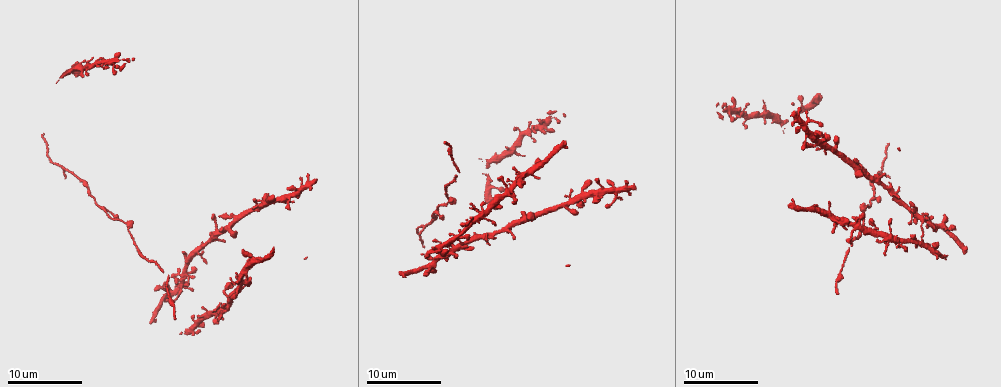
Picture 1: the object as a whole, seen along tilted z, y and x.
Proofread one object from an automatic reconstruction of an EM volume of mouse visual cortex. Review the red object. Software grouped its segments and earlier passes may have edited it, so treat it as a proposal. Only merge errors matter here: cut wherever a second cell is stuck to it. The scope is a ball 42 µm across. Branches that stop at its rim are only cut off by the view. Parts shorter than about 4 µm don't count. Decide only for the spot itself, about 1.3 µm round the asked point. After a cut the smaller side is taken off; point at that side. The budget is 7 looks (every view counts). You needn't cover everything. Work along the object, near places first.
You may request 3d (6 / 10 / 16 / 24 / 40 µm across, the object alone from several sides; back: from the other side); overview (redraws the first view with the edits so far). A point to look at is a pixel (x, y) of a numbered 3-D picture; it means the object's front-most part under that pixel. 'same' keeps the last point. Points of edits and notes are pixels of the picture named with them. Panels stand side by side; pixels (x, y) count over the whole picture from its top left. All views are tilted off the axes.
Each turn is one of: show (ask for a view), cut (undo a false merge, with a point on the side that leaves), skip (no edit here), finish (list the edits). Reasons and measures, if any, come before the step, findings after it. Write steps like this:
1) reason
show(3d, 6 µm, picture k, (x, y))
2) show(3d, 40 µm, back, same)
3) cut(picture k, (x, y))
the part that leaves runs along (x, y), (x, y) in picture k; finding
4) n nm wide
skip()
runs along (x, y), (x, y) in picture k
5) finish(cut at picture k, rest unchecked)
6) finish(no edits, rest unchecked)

three arms meet
show(3d, 16 µm, picture 1, (567, 208))

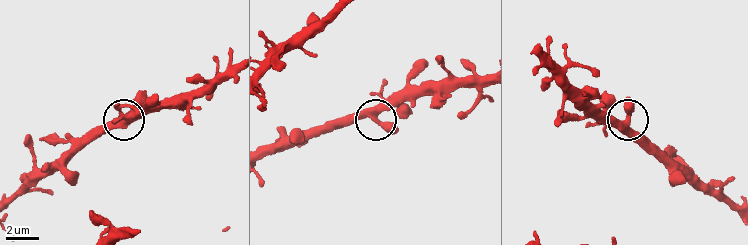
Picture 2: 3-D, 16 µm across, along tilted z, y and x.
skip()
continuous, no second cell

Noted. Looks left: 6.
side arm on a straight run
show(3d, 10 µm, picture 1, (475, 237))

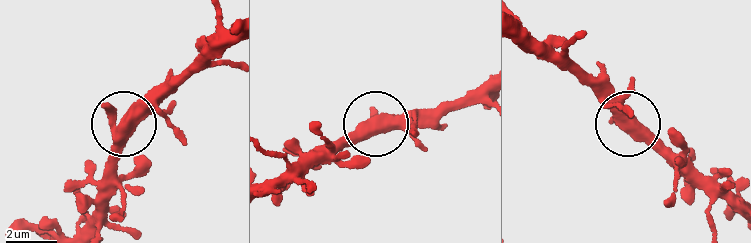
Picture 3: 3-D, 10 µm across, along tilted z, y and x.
show(3d, 6 µm, picture 3, (628, 121))

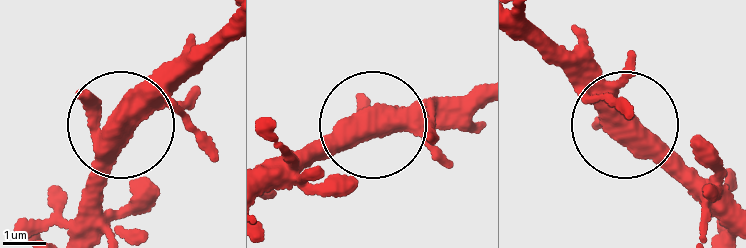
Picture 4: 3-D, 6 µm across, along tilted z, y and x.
3 arms
skip()
one cell here

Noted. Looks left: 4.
looks like a crossing
show(3d, 16 µm, picture 1, (180, 288))

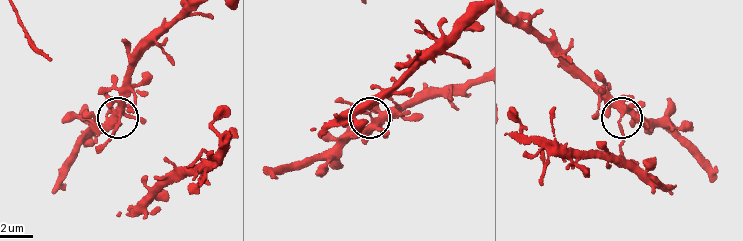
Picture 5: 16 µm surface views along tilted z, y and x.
skip()
all the same cell

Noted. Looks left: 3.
show(3d, 10 µm, picture 1, (853, 239))

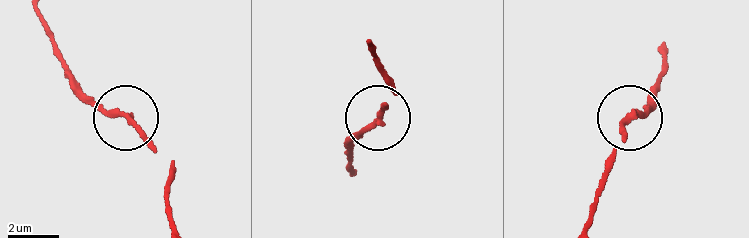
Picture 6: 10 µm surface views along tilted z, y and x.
zoom in
show(3d, 6 µm, picture 6, (632, 116))

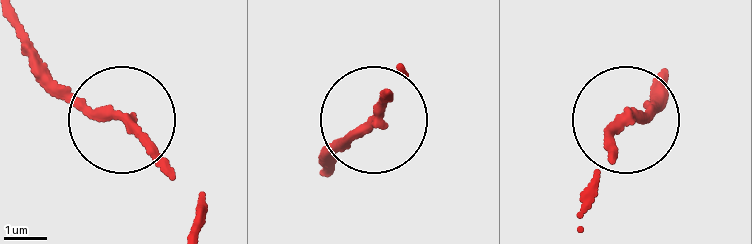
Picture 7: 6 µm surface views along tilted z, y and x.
side arm 13 µm
skip()
runs along (17, 37), (86, 105), (121, 116), (172, 173) in picture 7; continuous, no second cell

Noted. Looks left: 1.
finish(no edits, rest unchecked)

